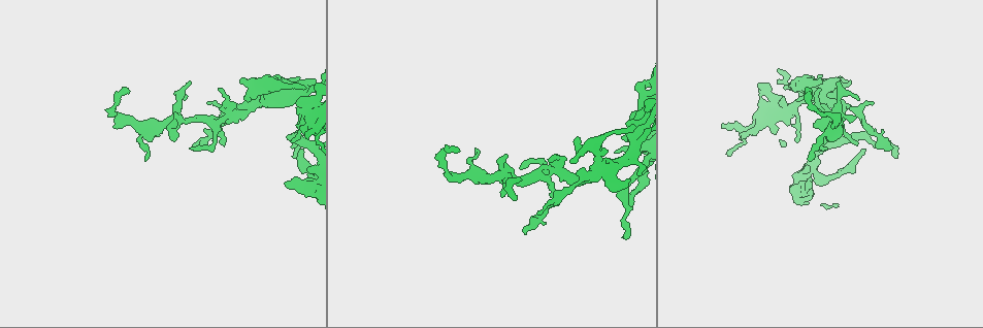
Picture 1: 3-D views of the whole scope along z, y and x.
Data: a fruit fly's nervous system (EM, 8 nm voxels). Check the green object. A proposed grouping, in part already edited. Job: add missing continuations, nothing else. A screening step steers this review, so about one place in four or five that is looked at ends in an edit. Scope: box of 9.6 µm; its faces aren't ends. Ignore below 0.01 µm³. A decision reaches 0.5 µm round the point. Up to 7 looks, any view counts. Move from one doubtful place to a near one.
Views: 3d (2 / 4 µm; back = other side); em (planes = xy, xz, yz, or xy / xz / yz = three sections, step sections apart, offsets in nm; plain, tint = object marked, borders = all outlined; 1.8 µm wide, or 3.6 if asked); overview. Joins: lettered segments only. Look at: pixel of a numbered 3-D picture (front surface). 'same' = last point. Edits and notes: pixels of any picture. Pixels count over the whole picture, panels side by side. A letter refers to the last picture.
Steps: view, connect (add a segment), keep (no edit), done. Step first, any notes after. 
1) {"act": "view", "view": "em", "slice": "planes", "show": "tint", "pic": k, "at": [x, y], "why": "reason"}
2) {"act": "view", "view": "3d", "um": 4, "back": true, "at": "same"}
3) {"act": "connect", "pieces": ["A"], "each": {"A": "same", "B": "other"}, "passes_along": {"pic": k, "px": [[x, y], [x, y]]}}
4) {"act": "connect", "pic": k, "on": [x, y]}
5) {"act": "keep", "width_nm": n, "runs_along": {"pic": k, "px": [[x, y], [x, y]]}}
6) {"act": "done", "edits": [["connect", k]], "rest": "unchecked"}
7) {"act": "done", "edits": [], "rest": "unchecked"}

{"act": "view", "view": "3d", "um": 2, "pic": 1, "at": [286, 182], "why": "branch stops here"}

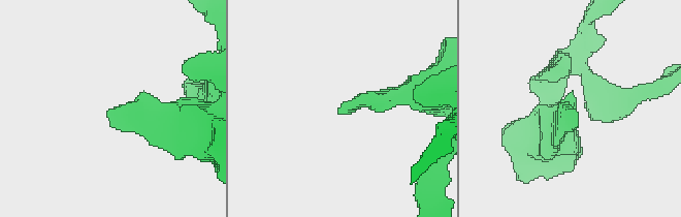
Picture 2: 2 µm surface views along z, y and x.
{"act": "view", "view": "em", "slice": "xz", "step": 16, "show": "borders", "pic": 2, "at": [108, 109]}

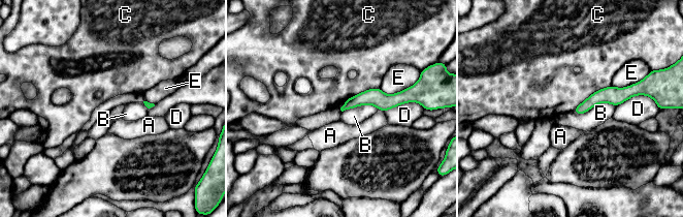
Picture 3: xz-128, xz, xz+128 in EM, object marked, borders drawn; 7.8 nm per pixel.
{"act": "view", "view": "em", "slice": "planes", "show": "borders", "at": "same"}

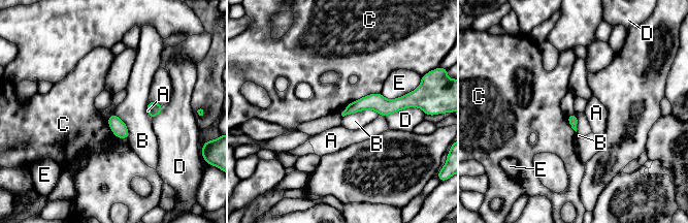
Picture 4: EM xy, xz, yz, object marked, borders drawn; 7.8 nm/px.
{"act": "keep", "each": {"A": "other", "B": "other", "C": "other", "D": "other", "E": "other"}, "runs_along": {"pic": 4, "px": [[403, 103], [359, 104], [347, 112]]}, "found": "no lettered segment goes on from it"}

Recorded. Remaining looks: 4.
{"act": "view", "view": "3d", "um": 2, "pic": 1, "at": [254, 84], "why": "sharp bend"}

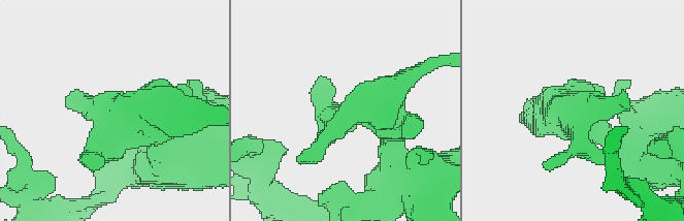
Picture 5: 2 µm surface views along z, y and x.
{"act": "view", "view": "em", "slice": "planes", "show": "borders", "pic": 5, "at": [351, 110], "why": "need the tissue"}

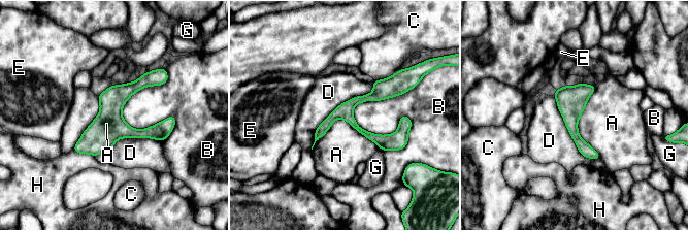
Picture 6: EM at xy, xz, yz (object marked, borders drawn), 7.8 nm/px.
{"act": "keep", "each": {"A": "other", "B": "other", "C": "other", "D": "other", "E": "other", "G": "other", "H": "other"}, "border": {"pic": 6, "px": [[380, 147], [336, 119], [312, 150]]}, "found": "no lettered segment goes on from it"}

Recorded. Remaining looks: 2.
{"act": "done", "edits": [], "rest": "unchecked"}

